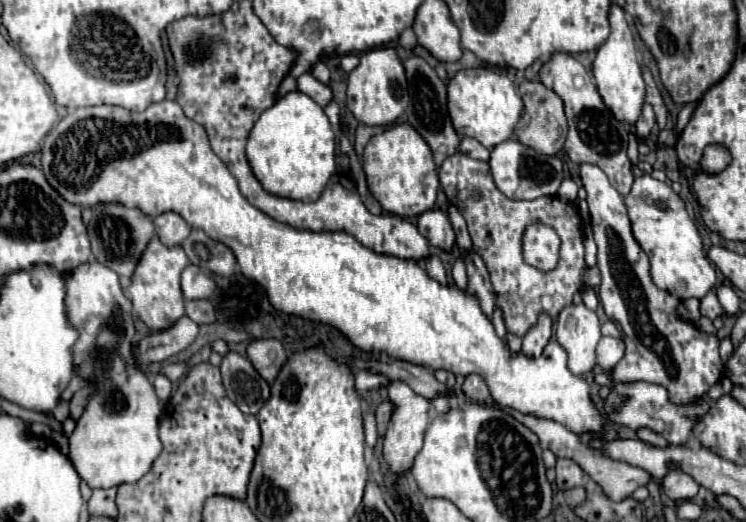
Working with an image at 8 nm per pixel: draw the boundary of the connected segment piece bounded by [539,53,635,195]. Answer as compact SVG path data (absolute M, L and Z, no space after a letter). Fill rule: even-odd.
M553 55L539 73L541 81L545 87L553 89L565 103L565 115L569 121L569 135L565 141L565 151L569 159L575 165L581 163L593 163L597 165L611 181L611 185L621 193L627 195L633 185L633 171L631 171L631 161L627 157L627 129L623 127L621 121L613 117L613 113L603 105L597 87L593 83L593 77L585 71L585 67L573 59L571 55Z

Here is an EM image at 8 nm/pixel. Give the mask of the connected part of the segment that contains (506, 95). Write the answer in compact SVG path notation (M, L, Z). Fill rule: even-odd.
M477 67L463 69L453 75L447 87L447 109L459 137L473 137L483 147L493 149L495 145L511 139L513 127L523 111L523 101L511 79L491 69Z

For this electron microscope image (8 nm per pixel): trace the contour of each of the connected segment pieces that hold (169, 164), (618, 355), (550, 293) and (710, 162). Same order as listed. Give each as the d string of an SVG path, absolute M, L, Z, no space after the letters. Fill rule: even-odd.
M165 99L149 105L141 113L115 105L81 107L69 111L43 141L41 169L49 185L65 201L79 207L93 209L97 205L119 203L131 209L139 209L147 217L155 217L167 211L179 213L189 227L203 229L213 241L227 245L233 251L241 273L247 279L259 283L267 291L271 305L281 313L329 323L345 333L351 343L363 351L383 353L391 359L423 363L433 369L451 371L455 375L479 373L487 379L491 397L503 407L553 419L575 433L601 431L601 415L591 403L589 385L567 369L567 353L559 345L559 341L551 339L543 349L543 355L537 359L529 359L523 353L519 357L511 357L509 349L505 349L503 341L495 335L493 323L483 315L477 299L471 293L457 289L455 285L439 285L419 263L373 253L355 237L343 231L299 231L271 219L267 213L259 211L243 197L237 179L213 153L205 129L185 117L177 101Z
M601 337L597 345L597 365L603 371L611 371L625 355L625 343L617 337Z
M465 153L449 155L439 167L439 181L447 199L465 217L475 251L481 257L491 275L491 285L495 289L495 305L503 311L507 331L517 337L537 325L539 317L545 313L555 319L563 307L573 303L573 295L583 287L585 249L581 233L581 217L571 203L563 203L557 197L539 197L533 201L513 201L507 199L495 185L491 169L483 161L475 161ZM531 223L551 225L561 237L561 261L555 271L543 273L527 265L521 255L521 235Z
M707 147L703 155L703 169L705 171L721 171L729 163L729 153L725 147Z

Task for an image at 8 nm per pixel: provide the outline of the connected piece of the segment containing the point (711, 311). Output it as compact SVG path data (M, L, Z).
M709 291L709 293L701 299L701 315L709 317L709 319L715 319L715 317L719 317L721 313L723 313L723 309L721 309L721 305L719 305L719 301L717 301L715 291Z

